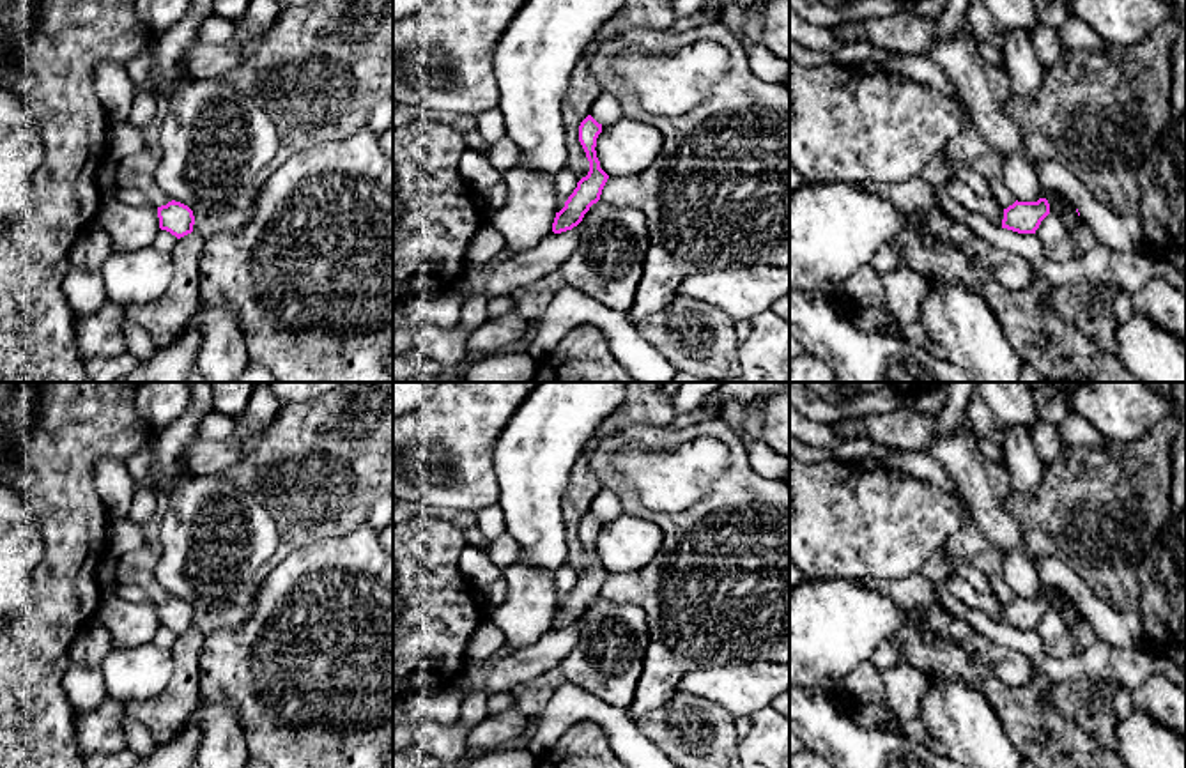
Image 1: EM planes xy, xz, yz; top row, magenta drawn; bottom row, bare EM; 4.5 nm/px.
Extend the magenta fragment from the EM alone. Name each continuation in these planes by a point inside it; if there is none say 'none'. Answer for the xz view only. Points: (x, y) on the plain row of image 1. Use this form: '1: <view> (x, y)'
none

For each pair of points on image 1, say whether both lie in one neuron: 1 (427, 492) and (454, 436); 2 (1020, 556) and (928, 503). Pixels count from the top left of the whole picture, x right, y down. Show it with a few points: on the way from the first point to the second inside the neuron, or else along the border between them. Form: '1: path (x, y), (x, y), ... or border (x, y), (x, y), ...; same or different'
1: path (427, 476), (422, 462), (438, 452); same
2: border (963, 505), (967, 512); different

